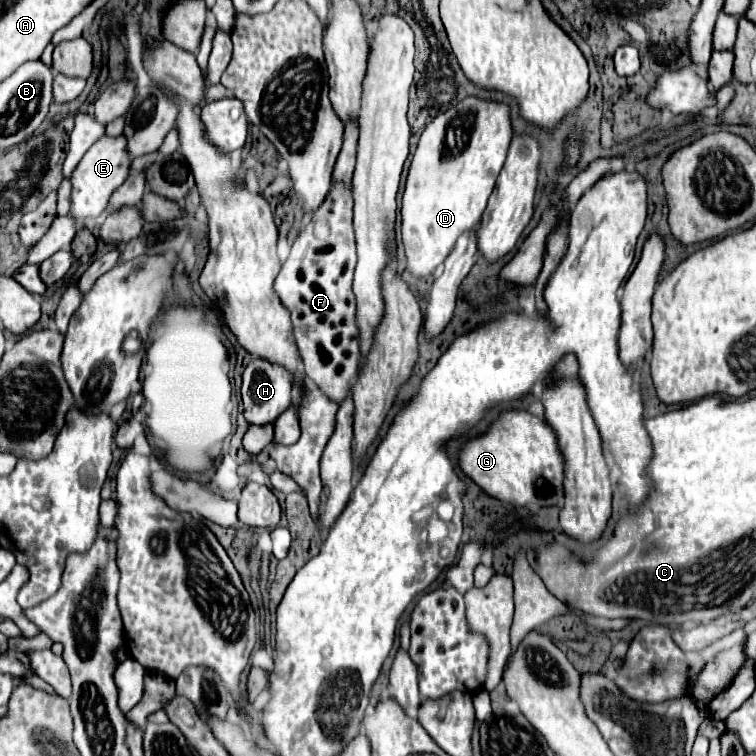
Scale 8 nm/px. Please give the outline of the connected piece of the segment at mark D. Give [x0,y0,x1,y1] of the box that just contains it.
[401,97,513,277]

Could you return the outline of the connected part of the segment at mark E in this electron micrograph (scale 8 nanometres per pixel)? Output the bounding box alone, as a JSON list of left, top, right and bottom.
[71,135,131,221]

